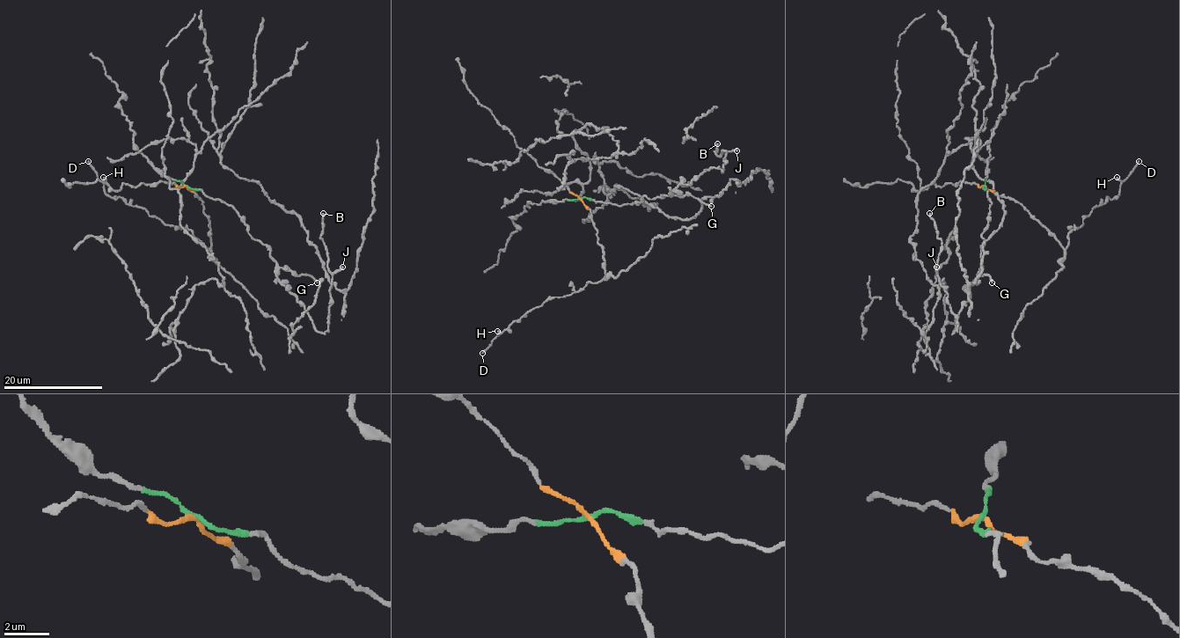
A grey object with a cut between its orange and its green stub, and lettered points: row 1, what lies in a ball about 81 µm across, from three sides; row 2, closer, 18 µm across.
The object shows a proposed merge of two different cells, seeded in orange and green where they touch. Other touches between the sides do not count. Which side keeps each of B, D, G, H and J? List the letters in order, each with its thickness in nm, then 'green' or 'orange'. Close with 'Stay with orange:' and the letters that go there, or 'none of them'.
B: calibre 200 nm; green
D: calibre 150 nm; orange
G: calibre 170 nm; green
H: calibre 240 nm; orange
J: calibre 240 nm; green
Stay with orange: D, H

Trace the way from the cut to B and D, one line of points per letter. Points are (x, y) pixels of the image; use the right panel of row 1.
B: (984, 186), (992, 201), (981, 234), (980, 274), (953, 332), (956, 316), (939, 281), (941, 241), (929, 213)
D: (984, 186), (1017, 201), (1065, 249), (1067, 235), (1107, 196), (1116, 196), (1138, 160)

